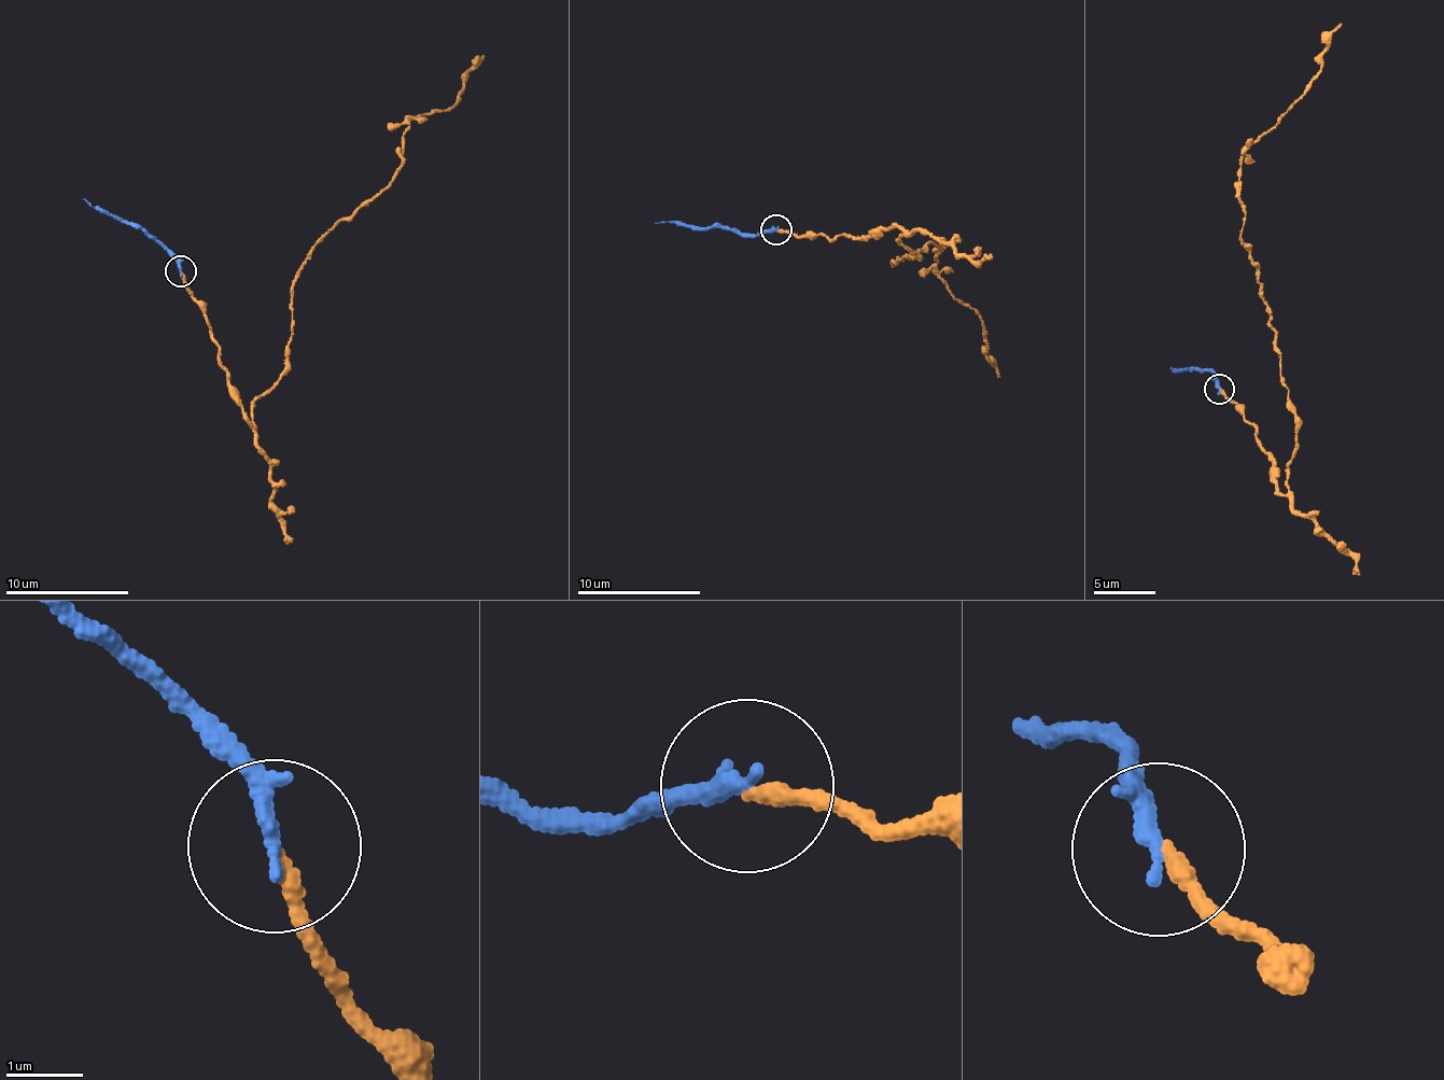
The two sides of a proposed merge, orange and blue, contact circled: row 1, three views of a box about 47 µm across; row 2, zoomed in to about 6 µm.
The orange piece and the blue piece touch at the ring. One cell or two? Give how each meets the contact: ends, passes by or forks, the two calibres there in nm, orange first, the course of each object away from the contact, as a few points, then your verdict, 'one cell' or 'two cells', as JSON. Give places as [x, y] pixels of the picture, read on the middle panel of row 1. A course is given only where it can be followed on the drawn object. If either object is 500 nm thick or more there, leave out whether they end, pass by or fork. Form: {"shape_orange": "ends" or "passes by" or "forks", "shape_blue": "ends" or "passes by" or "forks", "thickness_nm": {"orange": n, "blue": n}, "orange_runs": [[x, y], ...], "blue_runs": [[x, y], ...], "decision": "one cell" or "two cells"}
{"shape_orange": "ends", "shape_blue": "ends", "thickness_nm": {"orange": 180, "blue": 240}, "orange_runs": [[776, 230], [899, 229], [917, 254], [891, 266], [943, 247], [943, 282], [981, 323], [998, 376]], "blue_runs": [[776, 230], [744, 234], [720, 226], [656, 224]], "decision": "one cell"}

